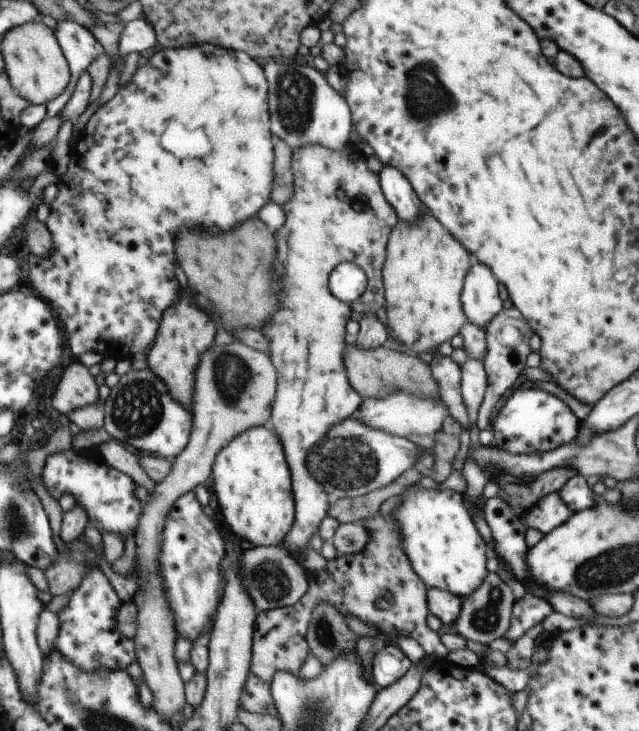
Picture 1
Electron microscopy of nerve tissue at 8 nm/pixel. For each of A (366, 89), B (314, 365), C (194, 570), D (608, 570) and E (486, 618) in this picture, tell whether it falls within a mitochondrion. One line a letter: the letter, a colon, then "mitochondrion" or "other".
A: other
B: other
C: mitochondrion
D: mitochondrion
E: mitochondrion

